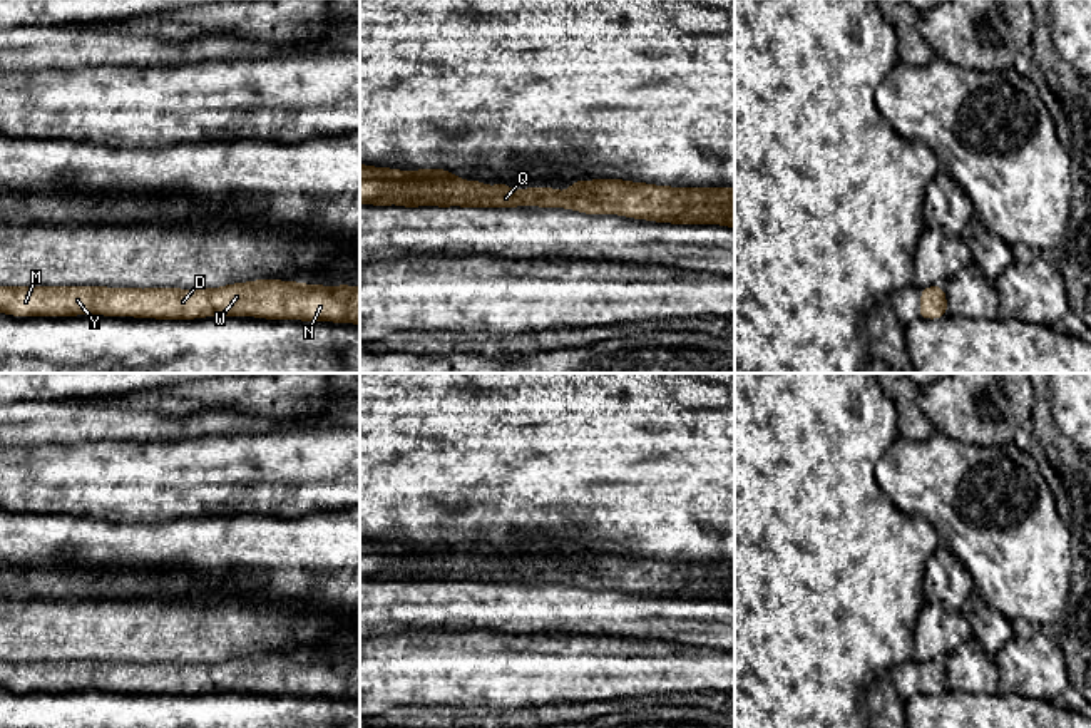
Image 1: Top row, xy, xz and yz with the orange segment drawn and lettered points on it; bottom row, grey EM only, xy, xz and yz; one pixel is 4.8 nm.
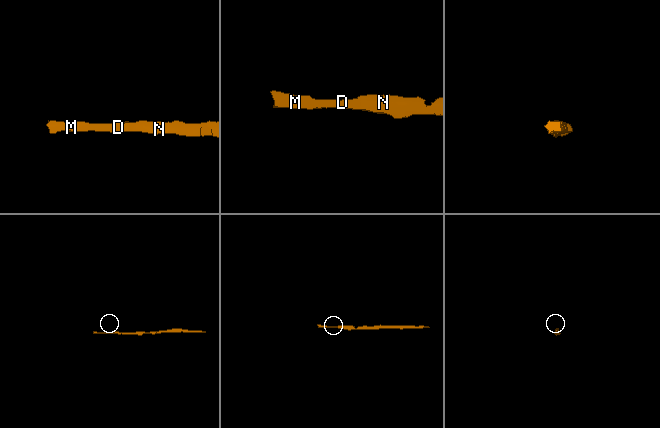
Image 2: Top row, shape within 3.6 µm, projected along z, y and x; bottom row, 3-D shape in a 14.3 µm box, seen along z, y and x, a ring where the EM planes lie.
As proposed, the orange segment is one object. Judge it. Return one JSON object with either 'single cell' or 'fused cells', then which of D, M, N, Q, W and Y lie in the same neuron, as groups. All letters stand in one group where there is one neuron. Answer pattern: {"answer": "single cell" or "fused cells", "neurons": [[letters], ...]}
{"answer": "single cell", "neurons": [["D", "M", "N", "Q", "W", "Y"]]}

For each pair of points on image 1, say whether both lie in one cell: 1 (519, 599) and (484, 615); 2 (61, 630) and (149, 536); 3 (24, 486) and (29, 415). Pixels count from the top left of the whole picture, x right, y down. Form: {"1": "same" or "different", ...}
{"1": "same", "2": "different", "3": "different"}

